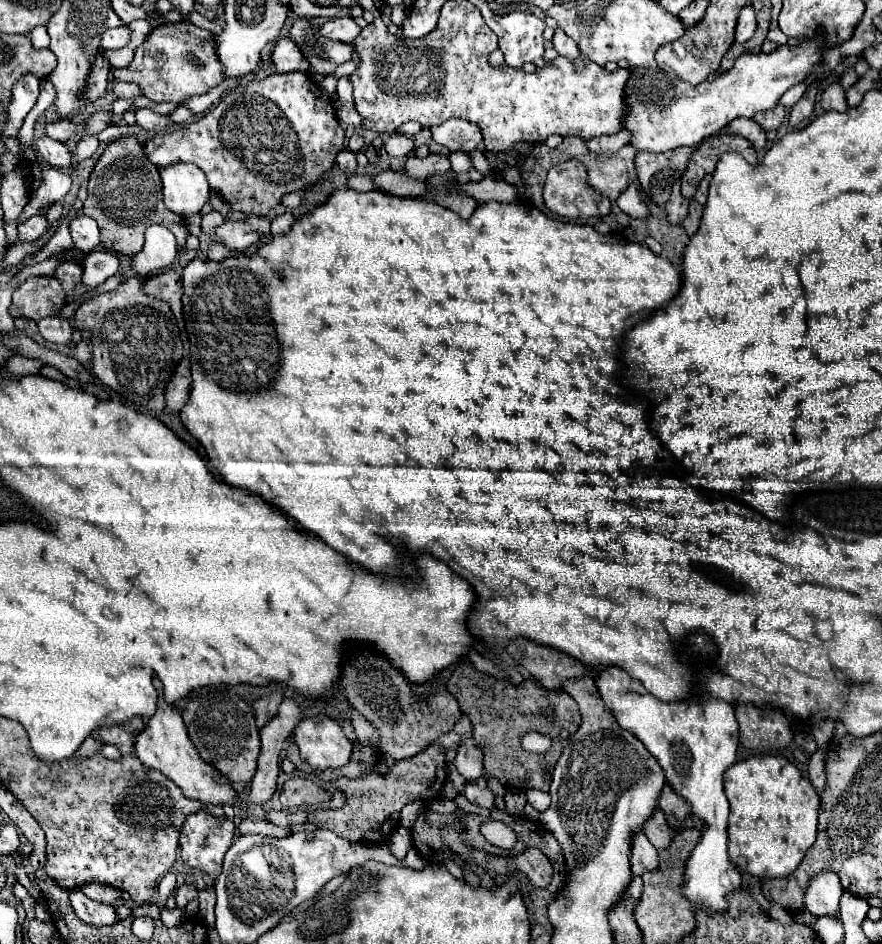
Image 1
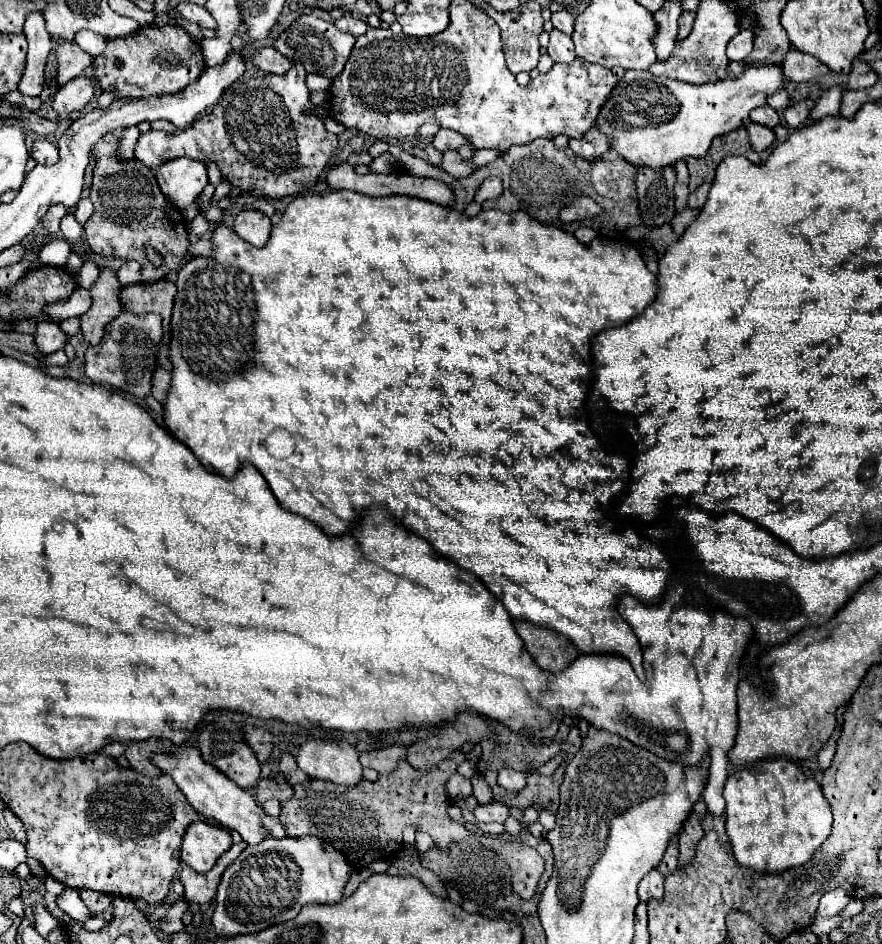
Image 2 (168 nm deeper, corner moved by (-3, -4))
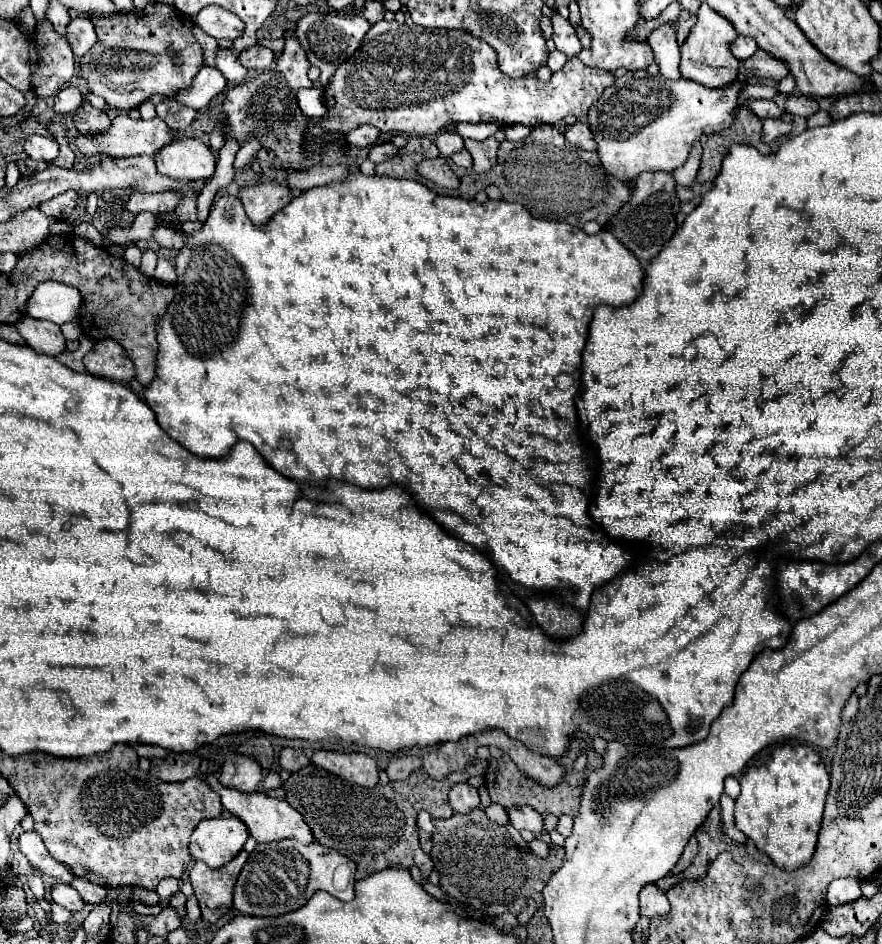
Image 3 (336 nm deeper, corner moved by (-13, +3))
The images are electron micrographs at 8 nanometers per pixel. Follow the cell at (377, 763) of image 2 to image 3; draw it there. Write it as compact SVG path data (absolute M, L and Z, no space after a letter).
M399 756L399 758L389 760L385 772L389 774L391 780L405 780L417 768L421 768L421 758L417 758L417 756Z

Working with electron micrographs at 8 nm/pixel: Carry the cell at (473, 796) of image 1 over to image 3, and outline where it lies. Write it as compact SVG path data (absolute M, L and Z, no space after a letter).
M511 806L507 808L507 816L509 816L509 824L515 826L517 830L531 830L533 834L541 832L543 830L543 820L541 820L541 814L535 812L531 806Z

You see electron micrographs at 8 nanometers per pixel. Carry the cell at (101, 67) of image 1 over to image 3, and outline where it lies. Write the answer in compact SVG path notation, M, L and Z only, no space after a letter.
M71 84L71 86L65 86L57 92L53 108L59 114L67 114L67 112L75 112L81 104L83 104L83 92Z

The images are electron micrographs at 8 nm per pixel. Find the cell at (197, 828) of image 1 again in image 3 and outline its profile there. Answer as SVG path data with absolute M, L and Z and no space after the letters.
M231 814L209 818L199 822L193 830L189 852L195 860L203 860L209 868L219 868L239 854L247 836L247 826Z

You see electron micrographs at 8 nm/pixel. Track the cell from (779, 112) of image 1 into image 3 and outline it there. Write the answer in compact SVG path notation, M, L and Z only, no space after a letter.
M749 100L747 106L749 106L749 110L755 112L761 120L765 120L765 118L781 118L781 114L783 114L773 100Z

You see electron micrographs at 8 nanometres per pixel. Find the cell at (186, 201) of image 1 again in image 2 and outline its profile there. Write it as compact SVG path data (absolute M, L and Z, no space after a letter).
M177 157L173 161L165 161L155 171L155 179L167 201L179 209L185 209L187 205L195 203L197 195L207 185L207 169L201 161Z

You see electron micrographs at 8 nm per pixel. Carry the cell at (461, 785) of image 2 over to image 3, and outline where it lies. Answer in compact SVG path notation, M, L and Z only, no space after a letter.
M459 782L449 790L449 804L455 812L469 812L479 806L479 794L477 788L473 788L469 782Z

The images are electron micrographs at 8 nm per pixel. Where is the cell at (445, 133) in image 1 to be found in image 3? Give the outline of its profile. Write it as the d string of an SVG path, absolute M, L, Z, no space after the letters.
M445 130L445 132L439 132L437 138L435 138L435 144L441 152L441 156L449 158L451 154L455 152L461 152L463 150L463 138L455 132L455 130Z

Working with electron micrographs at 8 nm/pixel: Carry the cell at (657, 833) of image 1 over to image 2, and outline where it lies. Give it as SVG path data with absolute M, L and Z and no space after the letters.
M673 839L673 841L669 843L669 849L665 851L665 857L663 857L661 865L659 865L659 873L661 873L661 875L669 875L669 873L673 873L673 871L677 869L677 857L679 857L677 839Z

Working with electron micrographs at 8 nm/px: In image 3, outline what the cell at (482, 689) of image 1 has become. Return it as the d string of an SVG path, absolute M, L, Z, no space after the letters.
M573 738L571 744L569 744L569 750L567 750L563 756L555 758L559 764L563 764L563 766L571 766L573 760L575 760L575 754L577 754L579 750L585 750L585 754L587 754L587 758L589 758L585 770L583 770L583 772L571 772L571 770L569 770L569 772L561 778L561 782L559 782L557 786L553 786L553 788L545 788L545 786L537 784L535 780L527 778L525 774L521 774L521 772L517 770L515 762L511 762L511 758L507 758L507 756L491 758L491 760L489 760L487 774L485 774L485 786L487 786L487 790L489 790L491 802L497 802L497 804L501 804L501 806L505 806L505 808L527 804L527 806L535 808L539 814L543 814L543 812L549 810L549 812L553 812L555 816L567 814L567 816L573 816L573 818L575 818L577 812L579 812L579 802L581 802L581 790L583 790L583 784L585 784L587 776L591 774L591 770L595 770L595 768L601 766L601 754L597 754L593 748L589 748L585 740L581 740L581 738Z

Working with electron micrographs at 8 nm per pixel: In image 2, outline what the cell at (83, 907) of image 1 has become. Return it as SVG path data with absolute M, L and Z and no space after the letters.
M67 887L67 889L57 897L57 905L59 905L59 909L61 909L65 915L69 915L69 917L75 919L75 921L87 921L87 919L91 917L91 913L89 913L89 909L85 909L85 903L81 901L77 889Z

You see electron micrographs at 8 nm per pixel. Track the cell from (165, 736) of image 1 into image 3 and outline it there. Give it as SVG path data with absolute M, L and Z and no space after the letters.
M205 776L205 780L221 796L221 804L233 816L239 816L243 820L243 824L249 828L251 836L257 838L257 842L275 842L275 840L283 840L283 838L295 838L299 842L315 842L309 826L303 820L303 816L297 810L293 810L287 804L287 800L277 800L277 798L271 798L263 792L243 794L239 790L231 790L227 786L221 786L221 782L217 782L215 776Z

